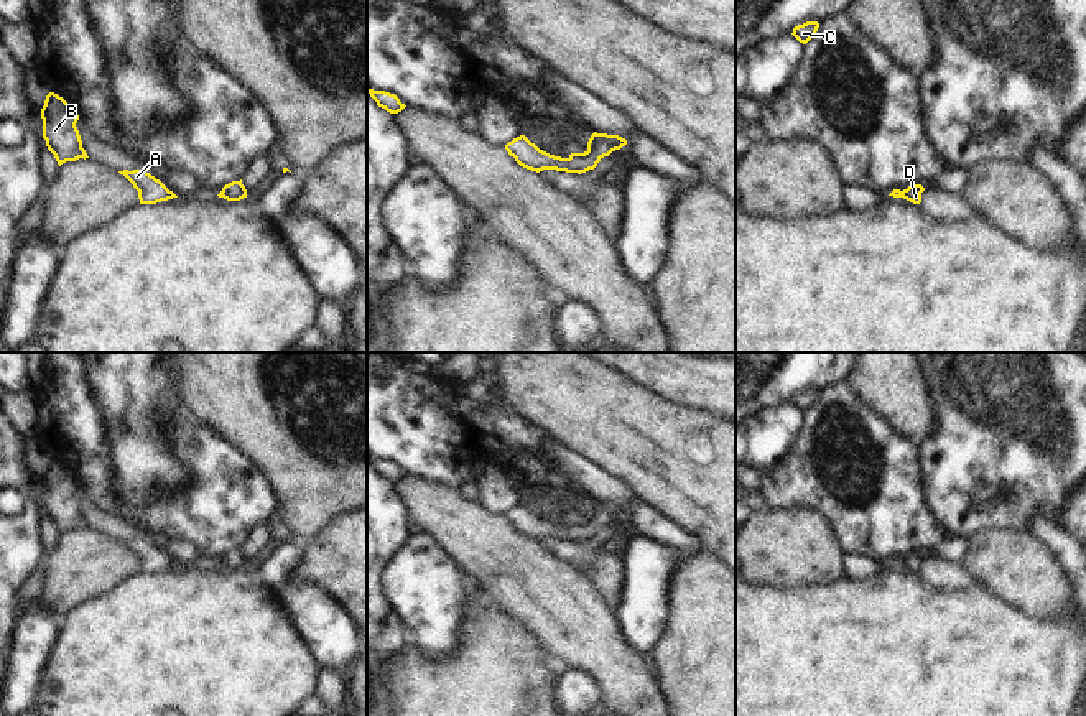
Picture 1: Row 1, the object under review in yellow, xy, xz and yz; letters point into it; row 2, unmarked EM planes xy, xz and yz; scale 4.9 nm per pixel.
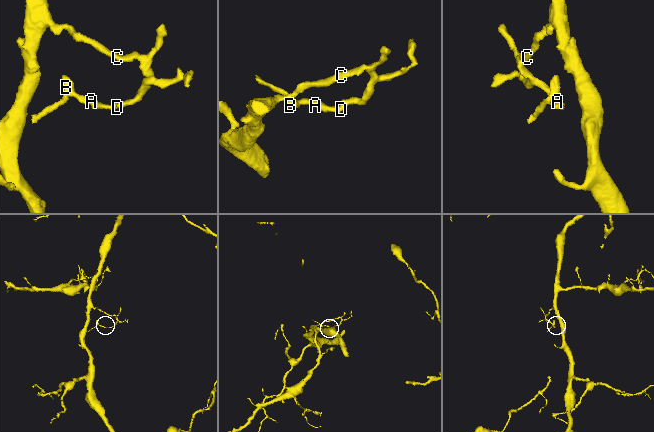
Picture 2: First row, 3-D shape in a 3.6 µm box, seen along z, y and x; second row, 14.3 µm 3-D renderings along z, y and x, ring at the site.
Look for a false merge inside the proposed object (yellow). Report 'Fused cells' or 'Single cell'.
Single cell

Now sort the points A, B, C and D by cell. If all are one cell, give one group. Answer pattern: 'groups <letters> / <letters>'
groups A B C D

